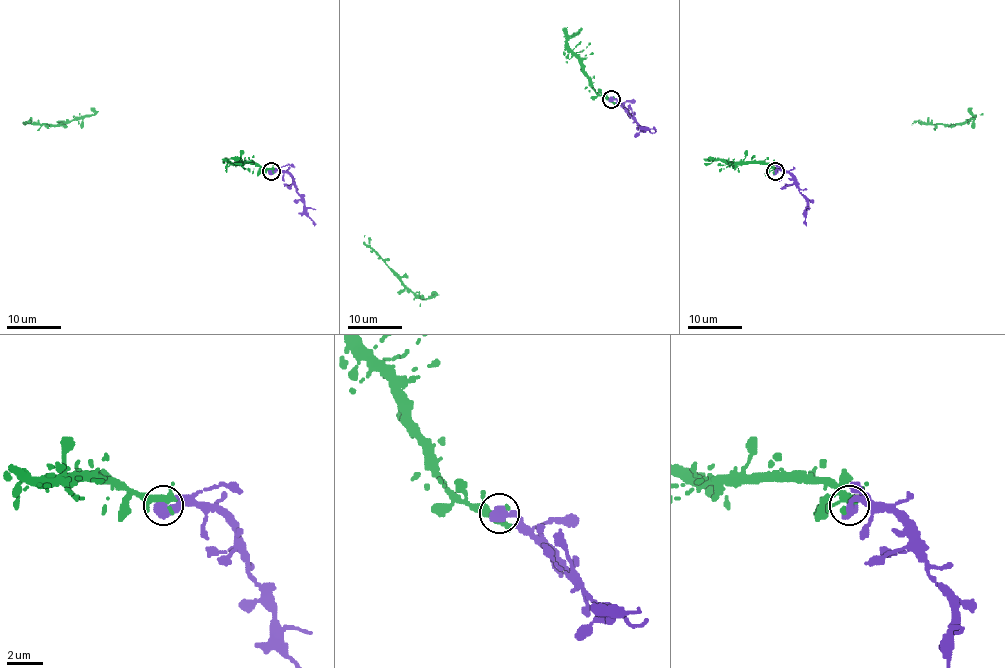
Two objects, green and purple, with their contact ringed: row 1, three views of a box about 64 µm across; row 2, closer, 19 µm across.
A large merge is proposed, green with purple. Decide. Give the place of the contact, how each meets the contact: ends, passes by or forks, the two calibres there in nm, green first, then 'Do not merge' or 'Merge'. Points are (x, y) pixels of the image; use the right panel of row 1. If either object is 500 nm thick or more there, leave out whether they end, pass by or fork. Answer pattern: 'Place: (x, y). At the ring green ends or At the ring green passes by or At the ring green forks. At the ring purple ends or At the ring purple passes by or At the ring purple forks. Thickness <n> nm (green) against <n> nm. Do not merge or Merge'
Place: (775, 171). Thickness 320 nm (green) against 600 nm. Merge

